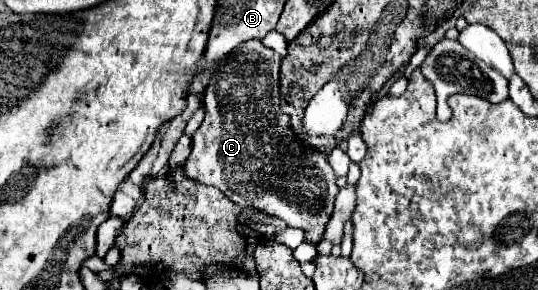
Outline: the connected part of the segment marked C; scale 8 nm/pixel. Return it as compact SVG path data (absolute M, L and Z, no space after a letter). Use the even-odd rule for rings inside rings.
M246 41L238 53L242 55L226 55L224 59L220 59L216 63L216 69L212 73L212 81L204 93L204 111L206 111L206 117L200 125L200 129L194 133L192 137L192 153L184 165L184 175L192 181L198 181L202 185L212 185L216 189L220 189L232 203L236 203L238 207L254 207L258 211L262 211L266 217L276 217L276 219L282 219L288 227L298 227L302 229L306 235L304 235L304 241L306 243L312 243L312 245L318 245L322 239L324 239L324 231L326 231L326 225L332 217L332 207L334 207L334 197L338 193L338 185L336 185L336 175L328 163L328 157L324 151L318 151L314 147L310 147L308 143L304 143L302 139L298 139L294 135L294 131L290 129L290 117L280 109L280 87L278 87L278 79L280 79L280 57L266 49L260 41Z

